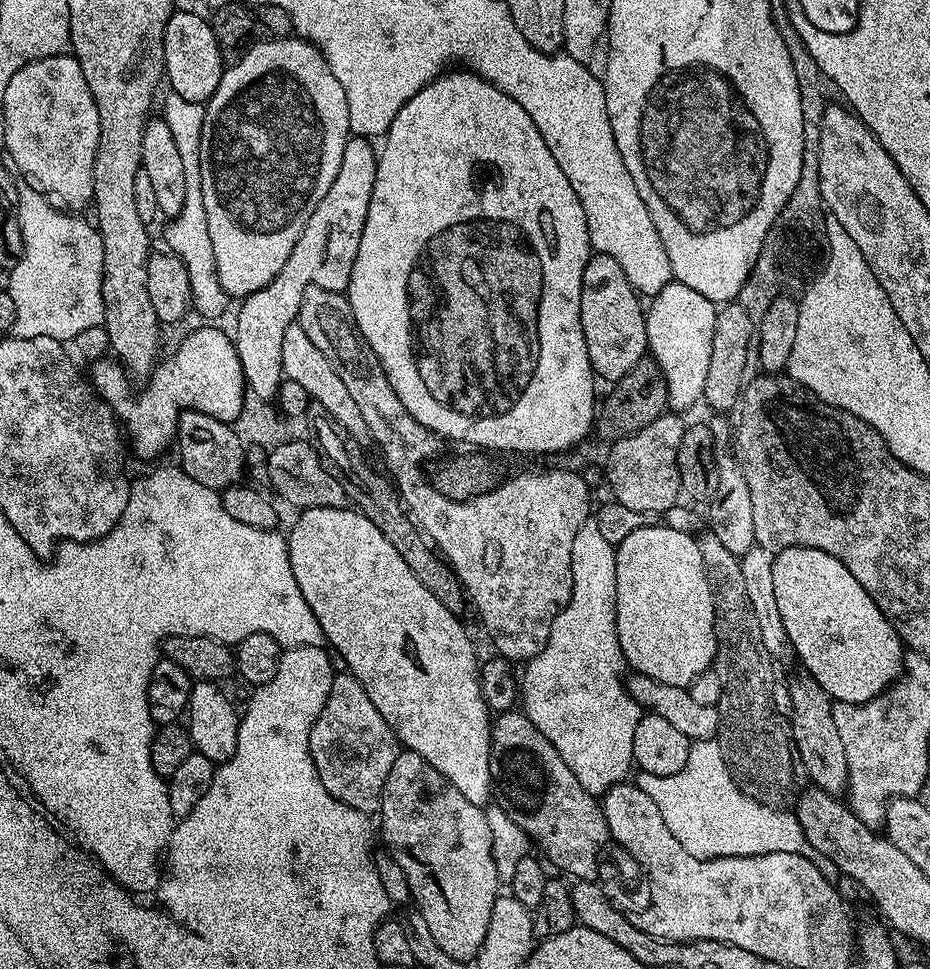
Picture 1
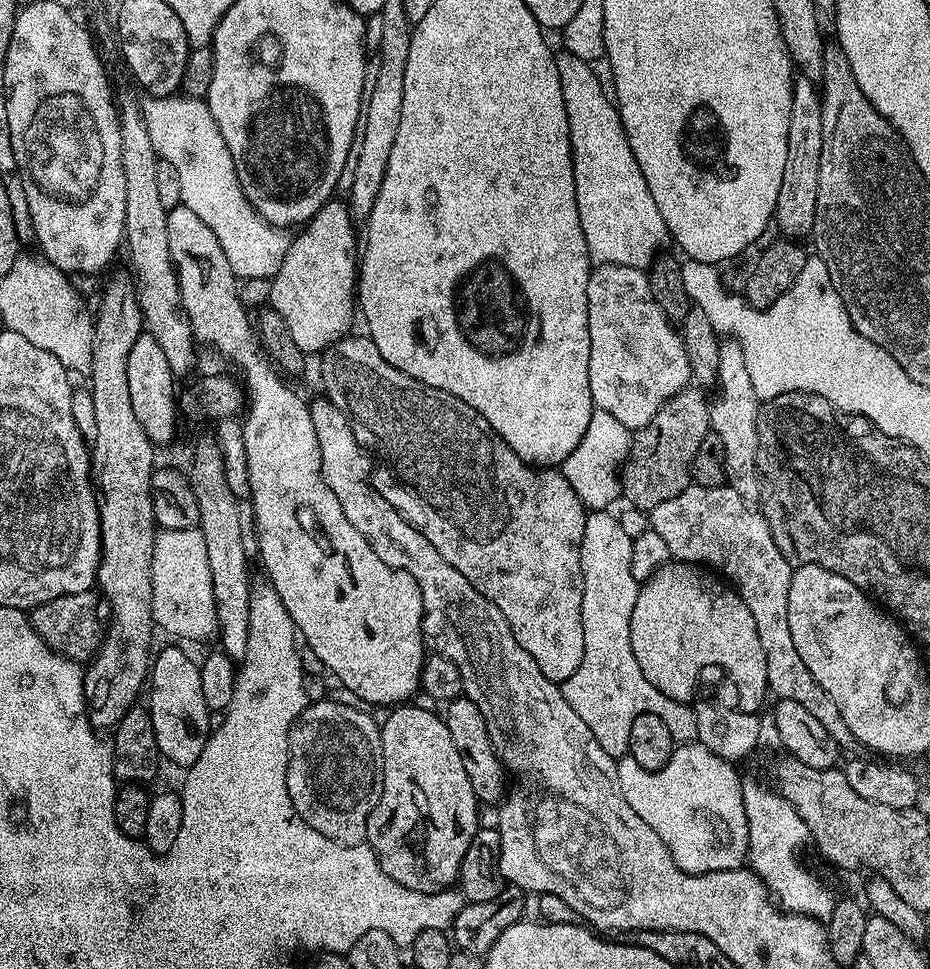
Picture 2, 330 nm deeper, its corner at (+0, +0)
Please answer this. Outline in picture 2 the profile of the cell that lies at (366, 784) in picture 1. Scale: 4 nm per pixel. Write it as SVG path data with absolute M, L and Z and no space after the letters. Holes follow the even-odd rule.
M332 698L309 703L288 732L286 786L294 810L318 834L346 846L367 841L366 822L380 797L382 779L382 746L374 748L374 742L352 722L348 710L356 707Z

